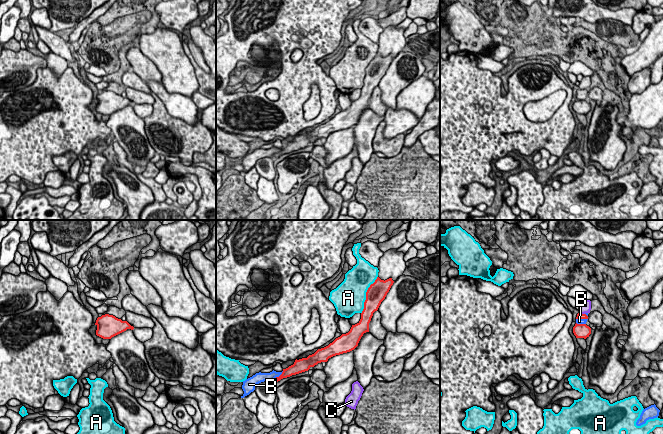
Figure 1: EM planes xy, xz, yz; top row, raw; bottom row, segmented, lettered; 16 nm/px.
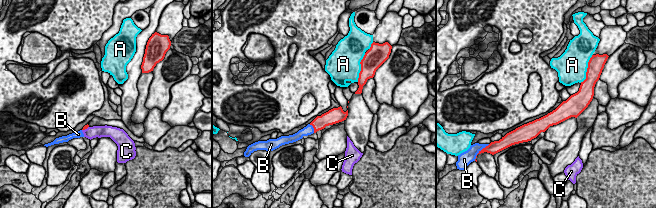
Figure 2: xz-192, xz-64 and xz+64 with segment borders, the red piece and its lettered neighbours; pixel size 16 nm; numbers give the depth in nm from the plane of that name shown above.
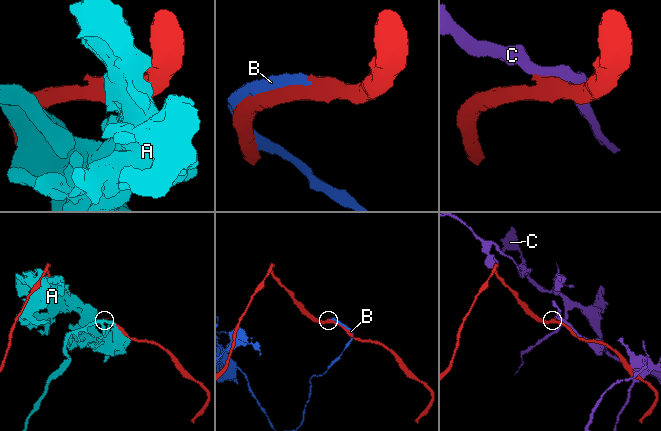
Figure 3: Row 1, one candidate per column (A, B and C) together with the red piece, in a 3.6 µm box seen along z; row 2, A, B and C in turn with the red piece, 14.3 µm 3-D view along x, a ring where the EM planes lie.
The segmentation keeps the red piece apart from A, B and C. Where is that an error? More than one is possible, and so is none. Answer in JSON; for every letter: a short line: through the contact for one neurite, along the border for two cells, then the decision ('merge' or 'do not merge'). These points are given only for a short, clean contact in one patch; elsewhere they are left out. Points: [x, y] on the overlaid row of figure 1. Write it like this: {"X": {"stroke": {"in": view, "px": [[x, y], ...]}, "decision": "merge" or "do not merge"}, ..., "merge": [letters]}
{"A": {"decision": "do not merge"}, "B": {"decision": "merge"}, "C": {"stroke": {"in": "yz", "px": [[579, 312], [584, 314]]}, "decision": "do not merge"}, "merge": ["B"]}

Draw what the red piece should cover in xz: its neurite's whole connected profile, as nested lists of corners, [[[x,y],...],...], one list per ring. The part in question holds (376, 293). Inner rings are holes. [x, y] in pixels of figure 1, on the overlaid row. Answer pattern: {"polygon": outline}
{"polygon": [[[377,277],[375,282],[370,285],[366,292],[366,300],[364,302],[364,309],[361,313],[360,321],[357,324],[352,325],[348,333],[342,334],[328,346],[318,349],[314,354],[309,355],[307,358],[296,359],[293,365],[283,369],[282,372],[276,372],[274,370],[270,373],[259,372],[246,379],[243,381],[242,389],[244,394],[241,398],[244,398],[253,392],[255,387],[261,382],[270,381],[276,383],[283,378],[308,371],[318,363],[327,362],[328,359],[333,356],[354,350],[358,346],[363,334],[369,332],[369,323],[373,313],[378,310],[393,283],[394,281],[392,278],[384,281]]]}

